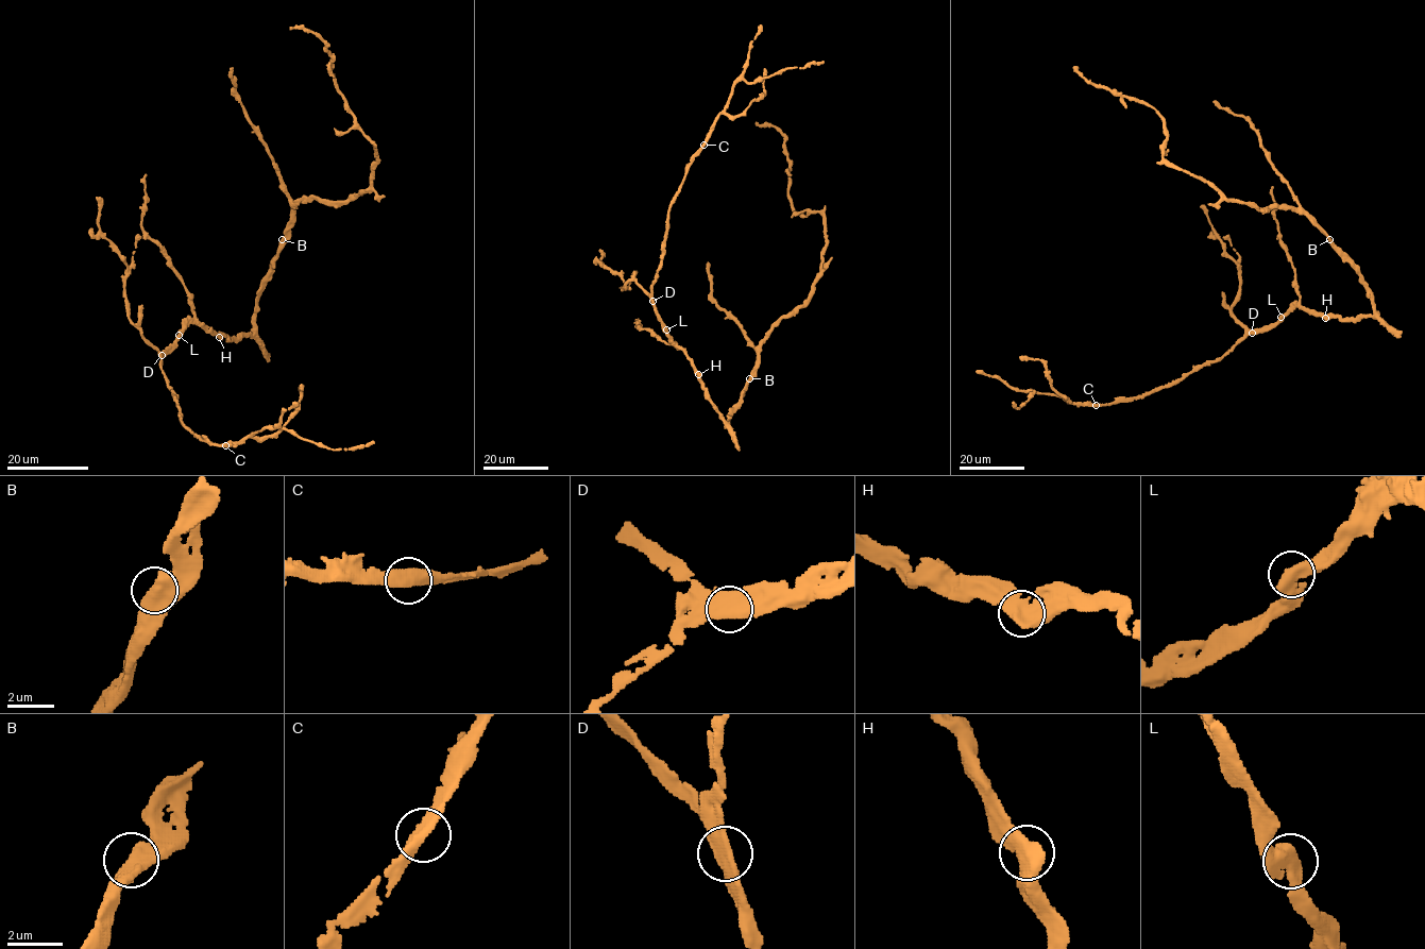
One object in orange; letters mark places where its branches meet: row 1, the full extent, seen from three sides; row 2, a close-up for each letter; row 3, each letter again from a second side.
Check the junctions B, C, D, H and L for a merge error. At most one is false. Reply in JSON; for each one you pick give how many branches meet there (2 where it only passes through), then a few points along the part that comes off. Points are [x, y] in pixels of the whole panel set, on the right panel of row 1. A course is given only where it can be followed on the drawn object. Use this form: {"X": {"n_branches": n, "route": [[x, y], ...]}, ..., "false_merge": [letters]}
{"false_merge": []}

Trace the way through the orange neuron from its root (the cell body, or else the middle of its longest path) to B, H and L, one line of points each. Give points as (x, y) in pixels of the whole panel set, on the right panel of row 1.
B: (1360, 316), (1374, 315), (1372, 293), (1357, 268), (1329, 239)
H: (1360, 316), (1325, 318)
L: (1360, 316), (1322, 317), (1299, 306), (1281, 316)

